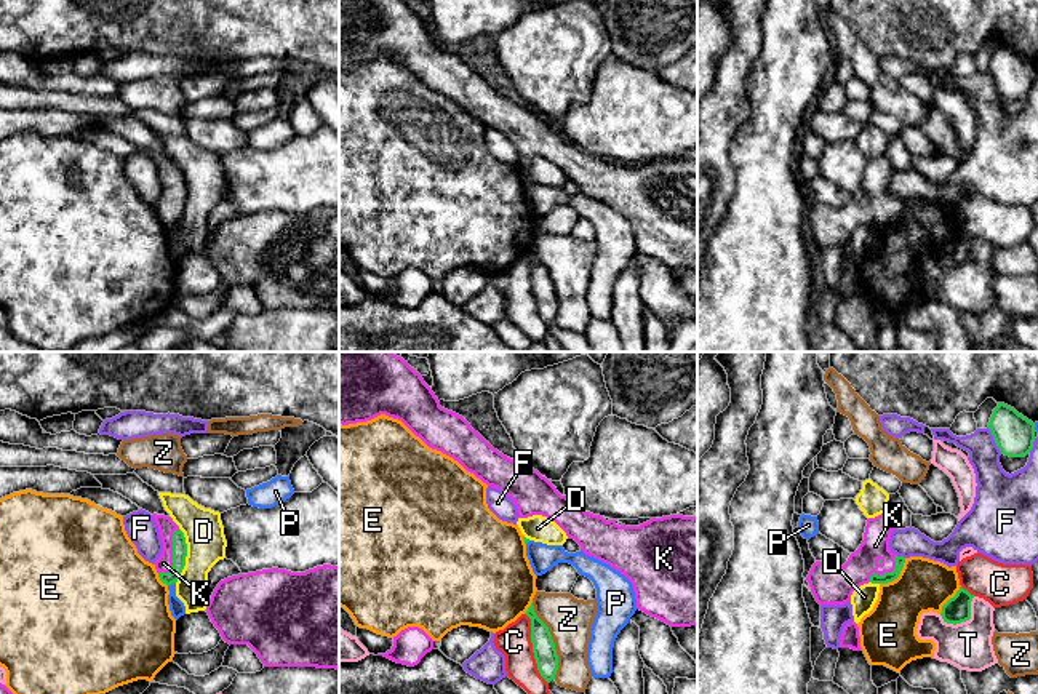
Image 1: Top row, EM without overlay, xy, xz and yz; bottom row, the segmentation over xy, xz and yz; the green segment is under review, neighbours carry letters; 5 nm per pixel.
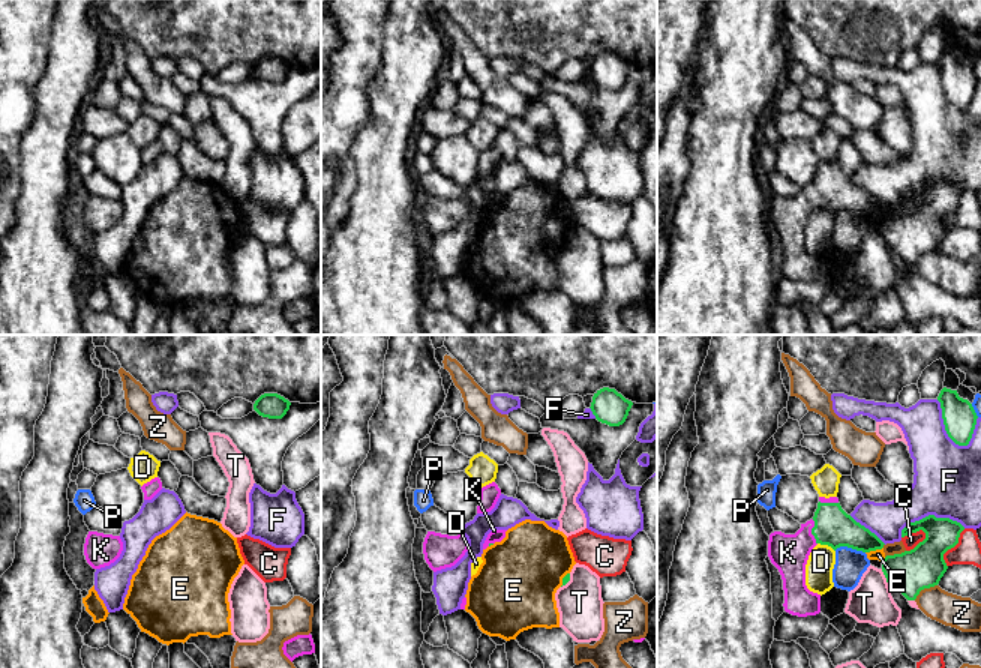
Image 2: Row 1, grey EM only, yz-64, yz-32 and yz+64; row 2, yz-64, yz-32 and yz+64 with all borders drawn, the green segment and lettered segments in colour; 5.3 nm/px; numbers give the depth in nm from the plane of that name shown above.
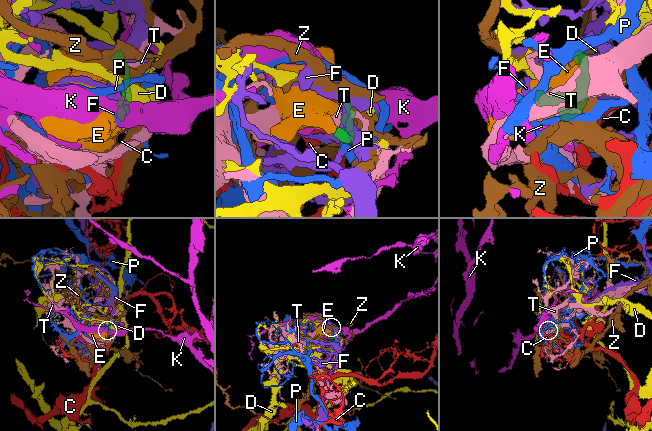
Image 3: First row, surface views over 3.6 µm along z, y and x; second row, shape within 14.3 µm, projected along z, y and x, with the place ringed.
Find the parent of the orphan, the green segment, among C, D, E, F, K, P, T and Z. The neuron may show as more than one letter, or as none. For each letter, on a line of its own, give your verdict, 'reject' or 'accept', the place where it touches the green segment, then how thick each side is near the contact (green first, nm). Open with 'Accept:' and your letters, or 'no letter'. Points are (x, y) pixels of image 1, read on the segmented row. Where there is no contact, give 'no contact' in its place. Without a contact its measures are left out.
Accept: K
C: reject; contact xz (533, 648); calibres 110 and 170 nm
D: reject; contact xy (186, 555); calibres 80 and 200 nm
E: reject; contact yz (898, 576); calibres 50 and 260 nm
F: reject; contact yz (994, 438); calibres 200 and 190 nm
K: accept; contact xy (173, 555); calibres 80 and 90 nm
P: reject; contact xy (171, 582); calibres 80 and 80 nm
T: reject; contact yz (966, 619); calibres 140 and 240 nm
Z: reject; contact xz (552, 642); calibres 110 and 220 nm

